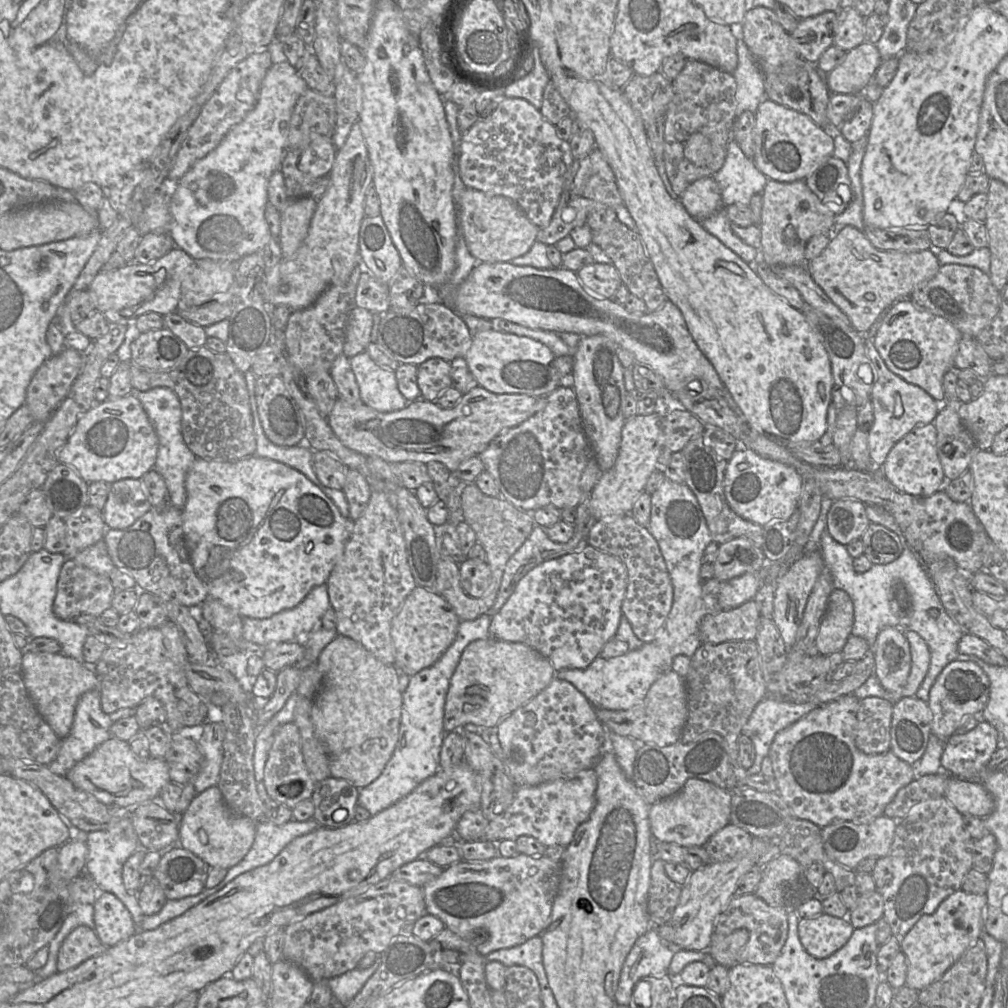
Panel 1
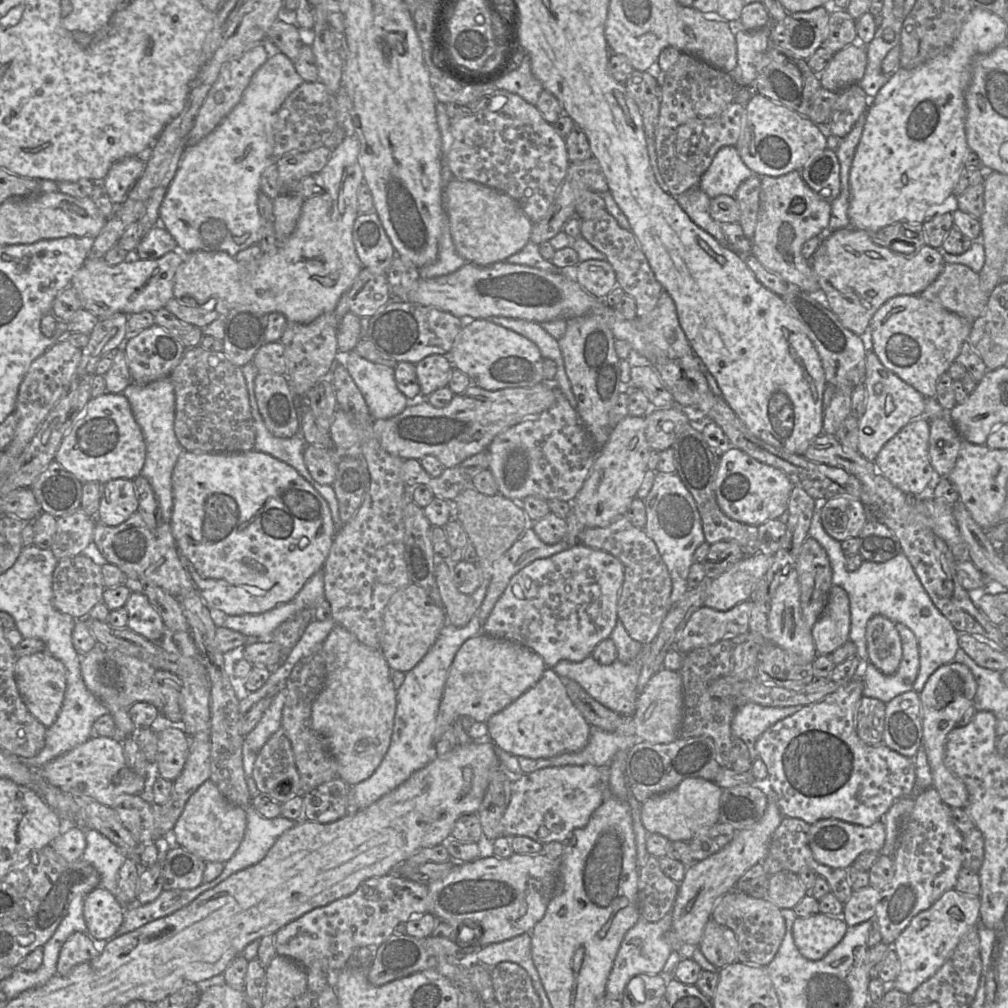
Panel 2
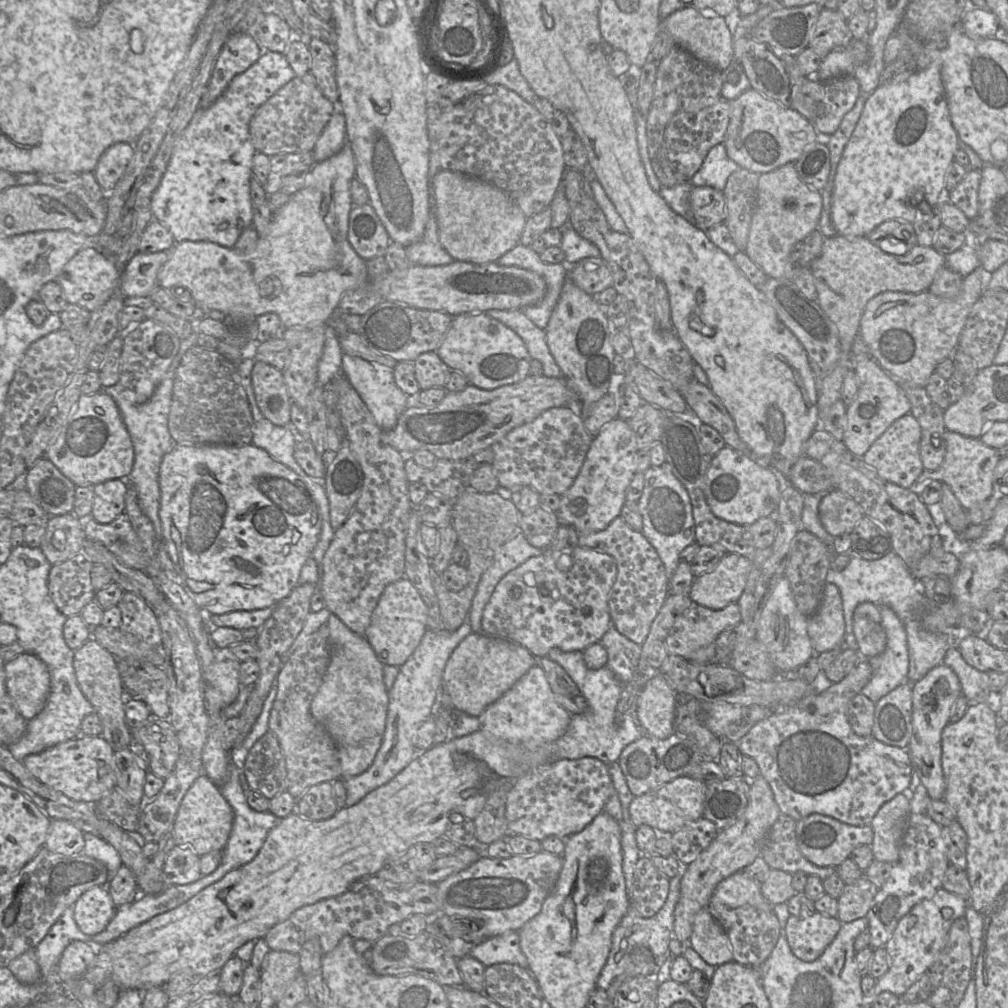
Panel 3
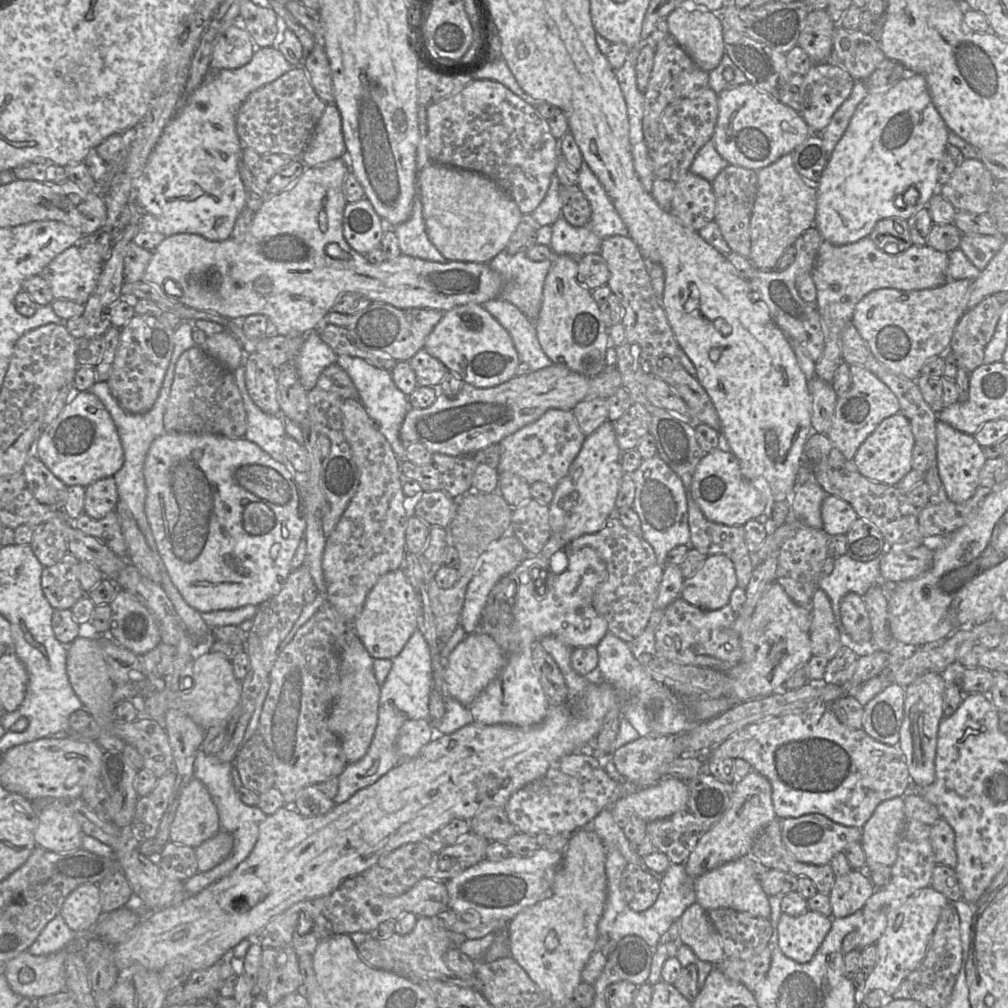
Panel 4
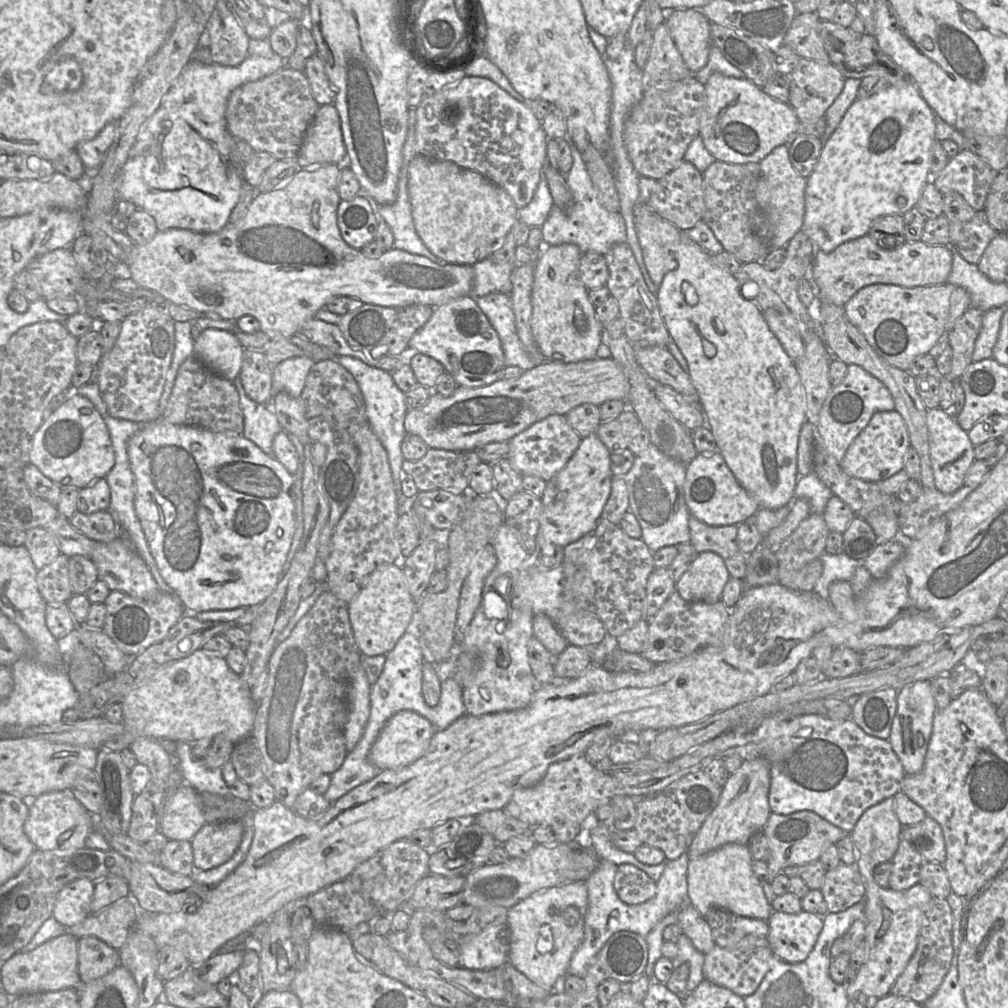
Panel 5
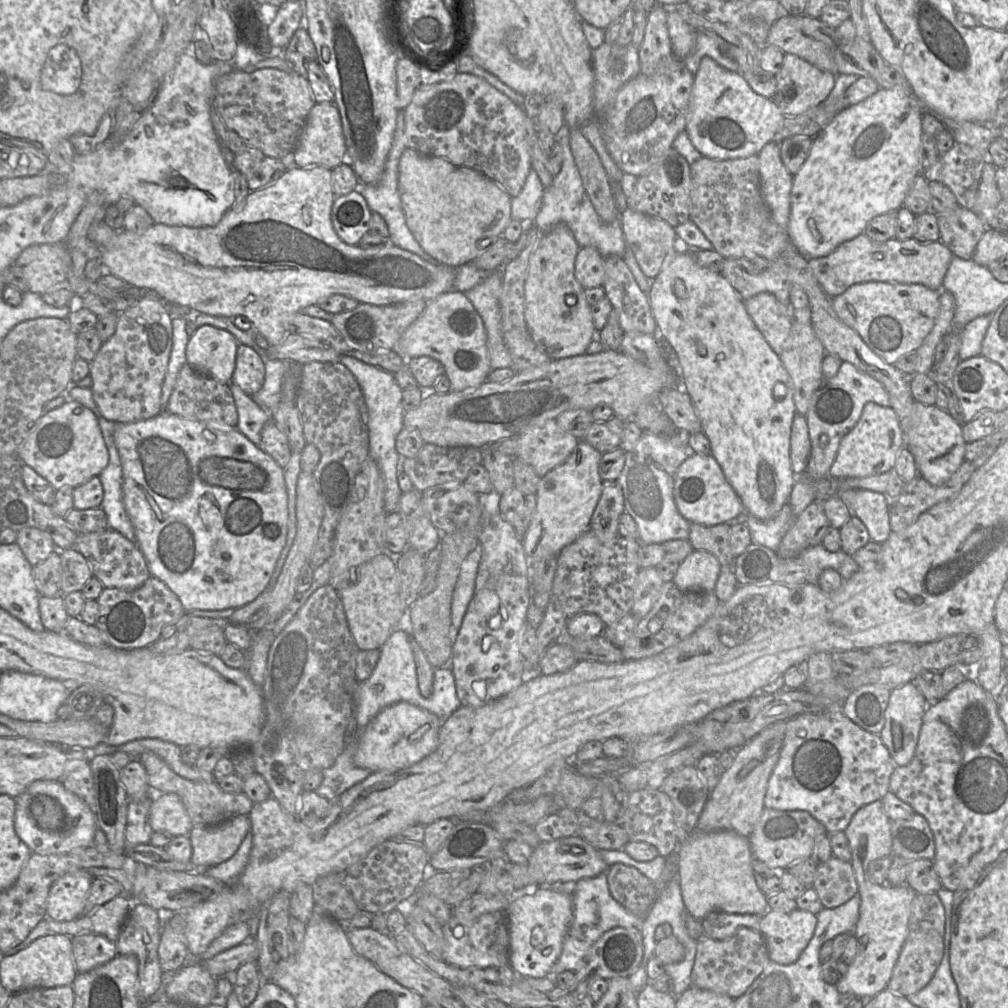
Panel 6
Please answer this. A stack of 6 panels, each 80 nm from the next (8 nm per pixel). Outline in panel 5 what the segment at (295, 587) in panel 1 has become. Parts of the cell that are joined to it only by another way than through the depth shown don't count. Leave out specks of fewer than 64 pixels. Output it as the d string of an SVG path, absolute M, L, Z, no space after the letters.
M162 419L146 423L129 440L127 454L134 476L134 508L143 529L150 552L165 582L173 589L187 610L199 613L214 610L230 610L262 603L276 588L295 532L294 502L291 497L293 474L272 455L264 453L242 434L215 432L186 425L174 425Z

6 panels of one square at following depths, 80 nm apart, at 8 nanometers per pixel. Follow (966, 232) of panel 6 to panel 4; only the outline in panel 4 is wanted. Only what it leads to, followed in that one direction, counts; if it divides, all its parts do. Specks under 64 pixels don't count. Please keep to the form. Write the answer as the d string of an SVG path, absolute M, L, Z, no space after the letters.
M962 234L959 248L982 271L1002 247L1003 240L991 235Z

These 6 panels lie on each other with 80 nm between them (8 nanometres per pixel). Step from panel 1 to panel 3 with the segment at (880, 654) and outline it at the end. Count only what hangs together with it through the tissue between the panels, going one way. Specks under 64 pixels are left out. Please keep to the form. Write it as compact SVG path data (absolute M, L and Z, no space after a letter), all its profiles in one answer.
M862 602L856 607L853 614L853 632L860 657L869 659L883 653L887 637L878 605Z

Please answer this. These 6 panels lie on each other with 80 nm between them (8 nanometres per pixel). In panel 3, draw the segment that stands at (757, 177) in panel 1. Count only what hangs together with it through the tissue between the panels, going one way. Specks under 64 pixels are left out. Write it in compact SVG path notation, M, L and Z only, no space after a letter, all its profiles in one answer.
M717 144L709 150L690 182L694 186L711 186L723 191L729 176L740 168L742 167L728 156L724 144Z

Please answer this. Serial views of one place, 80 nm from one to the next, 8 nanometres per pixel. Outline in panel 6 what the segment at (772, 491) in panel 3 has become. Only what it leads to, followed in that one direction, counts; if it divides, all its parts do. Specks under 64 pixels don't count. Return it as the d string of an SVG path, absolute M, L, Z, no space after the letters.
M695 453L688 456L677 470L673 495L678 511L690 523L714 526L746 513L740 497L712 455Z

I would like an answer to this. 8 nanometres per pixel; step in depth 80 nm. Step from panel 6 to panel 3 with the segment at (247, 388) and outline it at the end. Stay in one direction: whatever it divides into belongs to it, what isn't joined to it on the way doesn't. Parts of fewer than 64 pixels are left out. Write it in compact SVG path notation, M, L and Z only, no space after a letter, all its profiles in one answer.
M255 361L251 380L263 416L276 426L288 426L292 401L282 372L265 362Z

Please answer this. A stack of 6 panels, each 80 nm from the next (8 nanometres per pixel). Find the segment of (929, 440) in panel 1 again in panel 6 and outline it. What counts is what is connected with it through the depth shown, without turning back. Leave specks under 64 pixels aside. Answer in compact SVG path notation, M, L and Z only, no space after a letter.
M867 402L856 425L841 439L836 458L829 470L832 479L859 478L893 470L898 452L905 447L904 434L891 407Z

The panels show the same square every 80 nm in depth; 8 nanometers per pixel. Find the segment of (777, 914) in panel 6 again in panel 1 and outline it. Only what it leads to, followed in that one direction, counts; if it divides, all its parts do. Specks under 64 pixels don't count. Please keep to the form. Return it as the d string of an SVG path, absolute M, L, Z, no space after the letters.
M821 913L812 918L801 918L798 935L803 948L817 959L824 959L842 948L853 933L846 918Z

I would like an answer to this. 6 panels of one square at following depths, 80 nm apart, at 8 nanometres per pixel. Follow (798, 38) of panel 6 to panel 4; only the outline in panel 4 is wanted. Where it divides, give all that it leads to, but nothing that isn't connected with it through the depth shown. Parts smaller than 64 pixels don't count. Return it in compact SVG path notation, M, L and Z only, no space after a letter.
M826 10L809 12L797 46L801 47L814 63L827 63L832 52L832 36L836 25Z

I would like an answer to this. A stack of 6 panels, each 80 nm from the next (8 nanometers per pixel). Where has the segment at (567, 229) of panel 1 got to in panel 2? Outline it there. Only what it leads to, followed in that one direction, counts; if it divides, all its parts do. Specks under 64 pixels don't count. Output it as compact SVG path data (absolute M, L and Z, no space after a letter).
M596 158L570 163L564 180L546 215L533 223L530 242L548 242L561 230L566 222L576 216L576 201L585 191L604 193L609 191L603 171Z

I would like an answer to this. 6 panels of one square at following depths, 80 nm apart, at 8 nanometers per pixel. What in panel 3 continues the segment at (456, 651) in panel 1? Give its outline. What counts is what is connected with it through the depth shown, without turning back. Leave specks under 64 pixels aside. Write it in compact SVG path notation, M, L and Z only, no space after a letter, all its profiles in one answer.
M468 618L454 631L426 630L410 658L399 667L399 673L388 691L389 704L386 727L381 746L372 765L363 773L344 779L346 806L353 806L369 792L388 783L420 753L413 744L413 736L420 725L440 711L440 686L448 659L459 643L473 633Z

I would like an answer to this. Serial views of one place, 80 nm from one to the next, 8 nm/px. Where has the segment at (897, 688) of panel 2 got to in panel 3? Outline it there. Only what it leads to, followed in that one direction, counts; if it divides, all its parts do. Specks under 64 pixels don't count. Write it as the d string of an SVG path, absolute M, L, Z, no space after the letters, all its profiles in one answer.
M879 605L878 608L886 632L886 648L883 653L868 659L872 676L860 692L874 703L898 686L909 683L909 654L904 625L888 605Z

